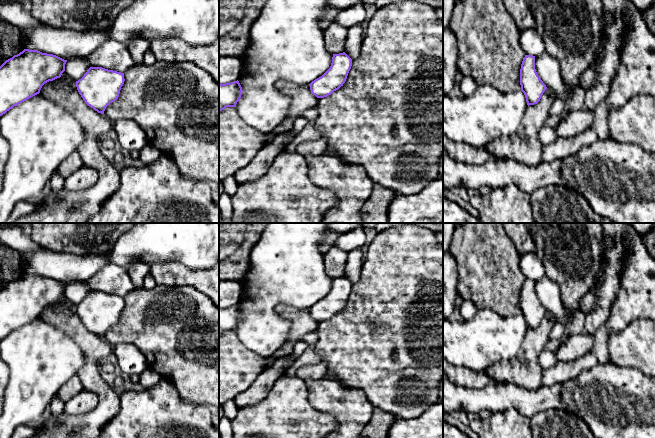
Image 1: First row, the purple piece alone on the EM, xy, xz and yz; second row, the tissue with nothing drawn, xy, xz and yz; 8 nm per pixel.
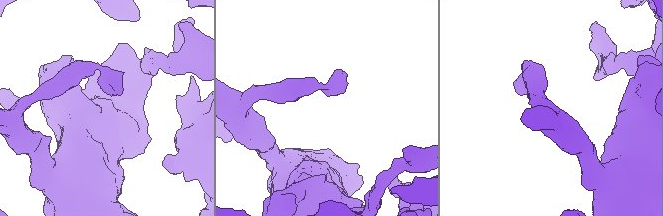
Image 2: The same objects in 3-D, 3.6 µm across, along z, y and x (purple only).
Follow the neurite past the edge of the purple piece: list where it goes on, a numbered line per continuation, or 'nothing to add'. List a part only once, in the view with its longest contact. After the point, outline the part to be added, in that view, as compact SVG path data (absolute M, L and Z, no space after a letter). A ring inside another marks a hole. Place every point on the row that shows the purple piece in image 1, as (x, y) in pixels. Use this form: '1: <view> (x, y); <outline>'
nothing to add

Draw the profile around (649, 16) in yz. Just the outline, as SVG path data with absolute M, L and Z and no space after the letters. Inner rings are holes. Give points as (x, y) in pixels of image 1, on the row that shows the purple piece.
M655 0L651 7L642 14L649 30L655 36Z

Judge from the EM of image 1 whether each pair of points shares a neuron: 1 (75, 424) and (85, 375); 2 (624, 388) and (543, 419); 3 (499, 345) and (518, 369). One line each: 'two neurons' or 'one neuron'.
1: one neuron
2: two neurons
3: two neurons

